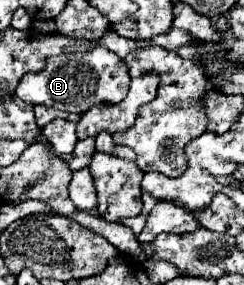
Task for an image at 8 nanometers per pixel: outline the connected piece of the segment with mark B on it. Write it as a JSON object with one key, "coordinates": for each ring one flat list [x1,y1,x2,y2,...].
{"coordinates":[[94,47,88,51,76,51,68,55,48,57,46,67,38,73,26,73,16,89,16,95,22,101,32,105,46,105,68,113,86,113,94,105,116,105,128,93,130,75,128,65,116,53,106,47]]}

